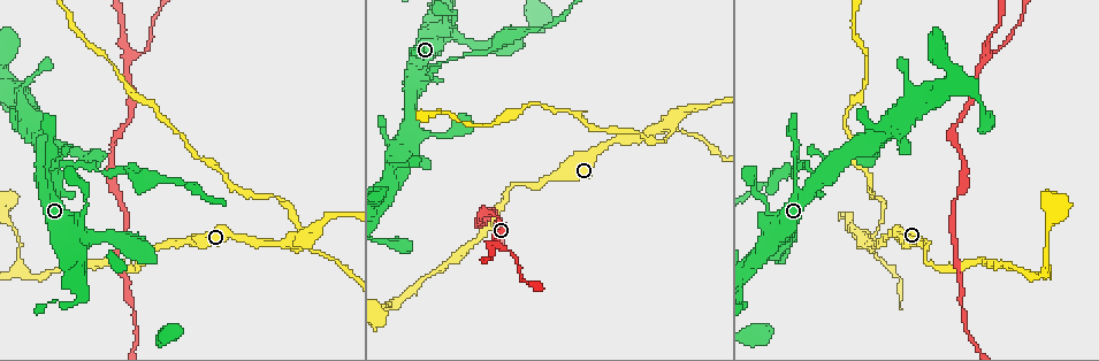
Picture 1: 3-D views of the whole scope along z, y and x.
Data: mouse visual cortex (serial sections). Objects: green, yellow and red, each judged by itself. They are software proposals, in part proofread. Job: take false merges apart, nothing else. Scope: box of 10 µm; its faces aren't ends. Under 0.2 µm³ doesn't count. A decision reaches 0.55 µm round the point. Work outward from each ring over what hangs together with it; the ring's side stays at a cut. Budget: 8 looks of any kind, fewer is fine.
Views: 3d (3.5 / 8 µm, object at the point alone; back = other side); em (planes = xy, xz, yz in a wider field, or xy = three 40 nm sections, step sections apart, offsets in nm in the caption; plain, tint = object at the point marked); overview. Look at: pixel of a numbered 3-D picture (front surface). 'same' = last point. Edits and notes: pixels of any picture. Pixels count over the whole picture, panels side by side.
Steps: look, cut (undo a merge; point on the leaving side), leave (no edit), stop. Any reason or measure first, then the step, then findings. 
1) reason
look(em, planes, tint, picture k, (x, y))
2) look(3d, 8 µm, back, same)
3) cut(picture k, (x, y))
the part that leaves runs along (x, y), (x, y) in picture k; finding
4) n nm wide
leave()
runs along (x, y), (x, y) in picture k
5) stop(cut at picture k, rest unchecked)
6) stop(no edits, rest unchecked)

a fork
look(3d, 8 µm, picture 1, (983, 56))

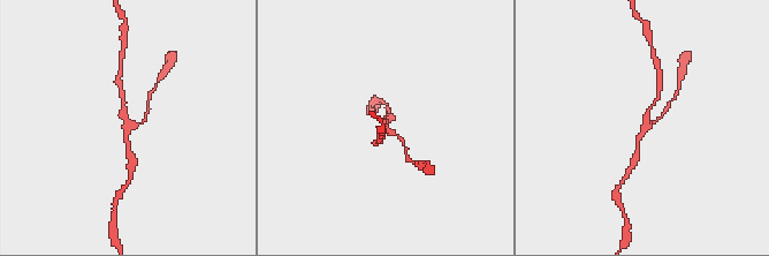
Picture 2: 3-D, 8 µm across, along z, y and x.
closer look
look(3d, 3.5 µm, back, same)

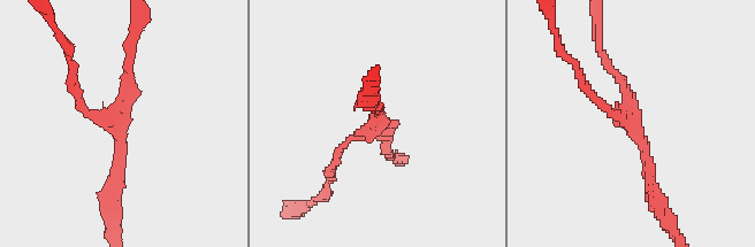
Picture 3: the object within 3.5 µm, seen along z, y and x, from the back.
3 arms; arms of 150, 150, 200 nm
look(em, xy, step 3, tint, picture 3, (112, 124))

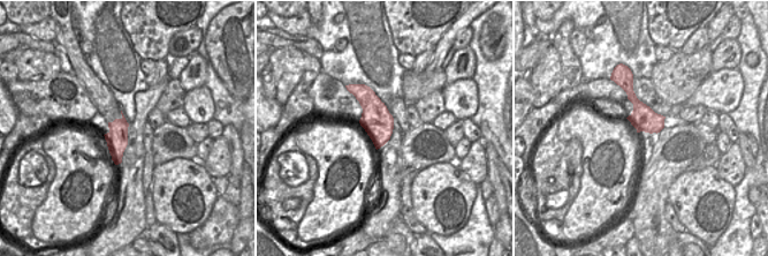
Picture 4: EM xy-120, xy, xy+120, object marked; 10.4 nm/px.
leave()
runs along (651, 195), (637, 129), (584, 86) in picture 3; one cell here

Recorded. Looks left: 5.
abrupt turn
look(em, xy, step 2, tint, picture 1, (392, 305))

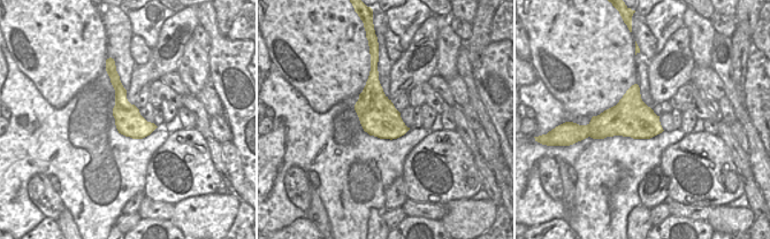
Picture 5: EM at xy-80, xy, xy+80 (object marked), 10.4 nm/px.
look(3d, 3.5 µm, same)

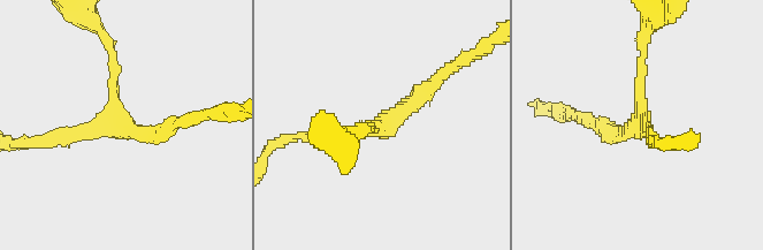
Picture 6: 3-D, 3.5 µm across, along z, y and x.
leave()
runs along (177, 122), (160, 133), (121, 122), (111, 48) in picture 6; one cell here

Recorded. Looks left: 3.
thin arm on a thick one
look(3d, 3.5 µm, picture 1, (44, 180))

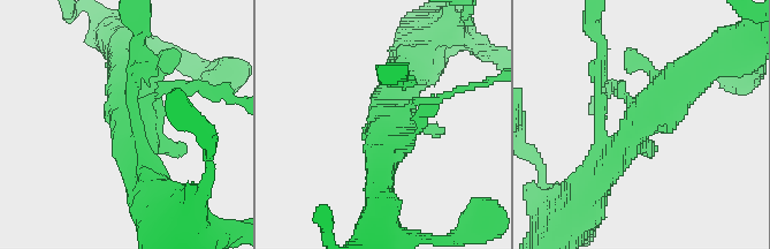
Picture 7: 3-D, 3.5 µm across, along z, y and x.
look(em, xy, step 5, tint, picture 7, (391, 121))

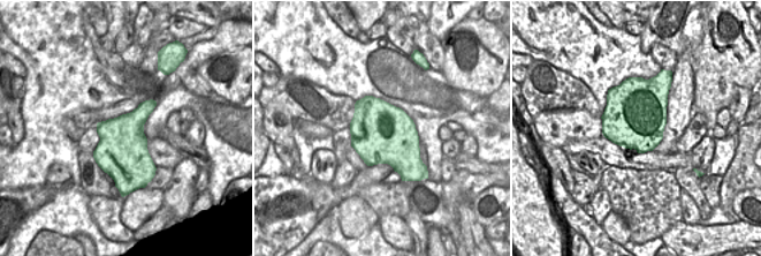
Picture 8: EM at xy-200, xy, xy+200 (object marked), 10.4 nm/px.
cut(picture 7, (191, 85))
the part that leaves runs along (411, 104), (493, 81) in picture 7; two cells meet here

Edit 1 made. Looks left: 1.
stop(cut at picture 7, rest unchecked)

